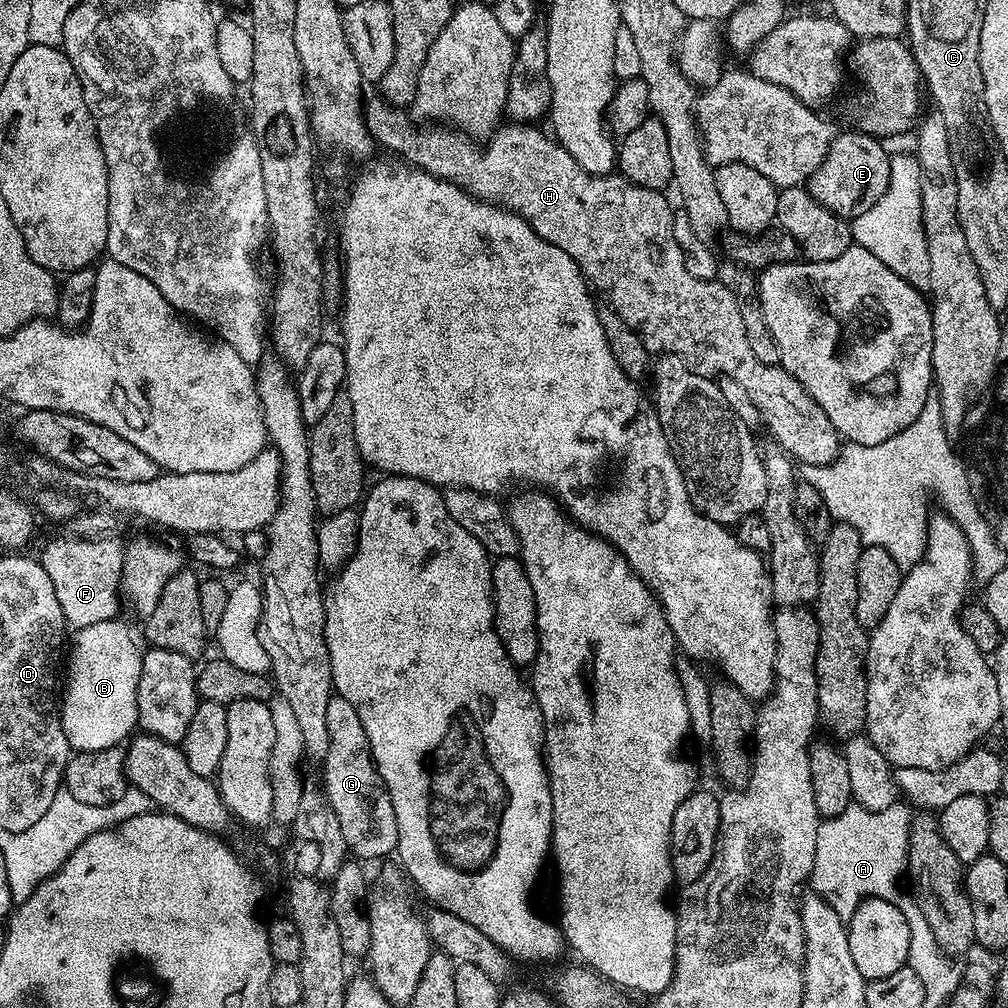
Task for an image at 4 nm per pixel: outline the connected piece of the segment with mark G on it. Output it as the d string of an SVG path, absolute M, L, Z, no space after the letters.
M333 695L326 706L326 726L330 732L330 750L322 761L322 787L330 806L334 806L334 814L342 826L342 838L346 838L349 853L364 862L393 855L398 842L398 822L394 818L388 787L376 773L372 747L366 738L366 730L362 730L358 710L354 710L346 698Z

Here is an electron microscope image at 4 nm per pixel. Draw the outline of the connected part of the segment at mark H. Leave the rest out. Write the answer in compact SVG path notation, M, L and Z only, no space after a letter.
M382 98L375 99L370 102L367 101L364 104L364 121L373 141L379 147L381 144L382 147L389 148L392 152L397 152L400 155L397 157L403 158L409 165L418 167L423 172L429 172L429 174L436 176L440 180L449 180L451 184L457 184L459 188L463 188L464 191L476 197L477 200L487 200L489 204L505 208L507 212L515 212L516 215L522 217L546 242L558 246L558 250L566 250L566 254L570 254L572 261L580 267L580 272L584 275L585 281L597 293L600 291L604 295L603 299L611 304L612 309L620 315L622 322L626 322L626 326L630 326L642 337L645 346L648 347L649 353L664 353L680 356L691 367L695 368L696 371L704 373L709 378L715 377L717 375L715 372L720 372L719 374L734 378L734 382L740 383L746 389L746 394L750 394L754 406L760 411L760 419L763 427L765 429L768 427L772 431L772 436L776 439L773 441L779 447L783 448L792 457L793 461L799 462L801 465L829 464L836 459L842 447L842 437L836 431L834 422L830 422L830 418L826 418L826 412L822 410L822 406L818 406L818 402L814 402L814 398L810 398L808 391L785 368L780 367L779 364L763 364L762 362L758 362L758 358L754 358L754 350L750 350L750 342L746 342L746 329L742 327L740 303L736 300L735 291L731 287L728 289L726 285L720 284L721 281L719 279L703 280L702 278L694 278L694 274L690 274L690 270L686 270L686 266L684 265L684 252L678 246L678 242L674 238L674 230L672 229L674 208L668 205L668 200L664 197L665 193L663 191L631 184L626 177L619 174L591 176L586 170L582 170L582 166L578 166L578 162L574 162L574 158L570 158L570 154L561 144L557 144L551 135L545 134L543 136L536 129L536 126L531 126L526 122L501 123L496 131L487 137L485 144L488 145L485 148L479 148L476 145L479 143L473 142L459 130L453 130L448 126L421 126L405 109L393 108L392 105L388 104Z

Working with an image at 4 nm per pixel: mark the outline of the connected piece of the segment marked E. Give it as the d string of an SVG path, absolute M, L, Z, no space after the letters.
M851 130L833 135L832 145L822 158L822 166L814 170L814 174L806 182L808 193L826 210L851 218L858 214L866 214L882 194L890 186L890 152L883 148L877 137L866 132Z

